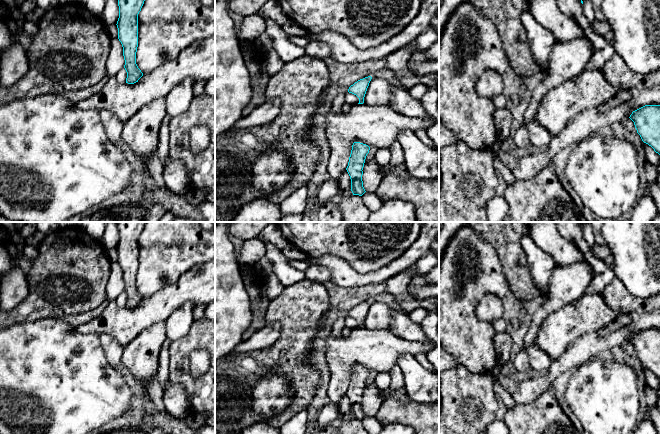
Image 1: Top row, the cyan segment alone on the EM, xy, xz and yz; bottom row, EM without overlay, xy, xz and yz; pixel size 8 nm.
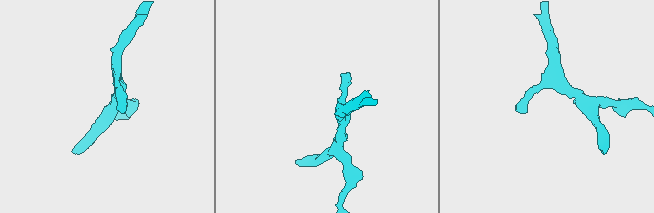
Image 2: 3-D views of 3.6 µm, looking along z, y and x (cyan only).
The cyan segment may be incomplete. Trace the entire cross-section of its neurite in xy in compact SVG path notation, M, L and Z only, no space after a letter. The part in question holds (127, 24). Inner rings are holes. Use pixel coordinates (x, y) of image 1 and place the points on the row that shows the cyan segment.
M118 0L119 18L117 21L118 39L123 47L127 72L126 83L134 84L143 76L136 64L138 47L138 14L145 0Z

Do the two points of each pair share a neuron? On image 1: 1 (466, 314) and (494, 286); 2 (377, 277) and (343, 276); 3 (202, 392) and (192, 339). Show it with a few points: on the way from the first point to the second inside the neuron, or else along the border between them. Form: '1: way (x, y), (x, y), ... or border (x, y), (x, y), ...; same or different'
1: way (466, 305), (485, 286); same
2: way (369, 278), (351, 278); same
3: way (187, 380), (173, 369), (180, 354); same

